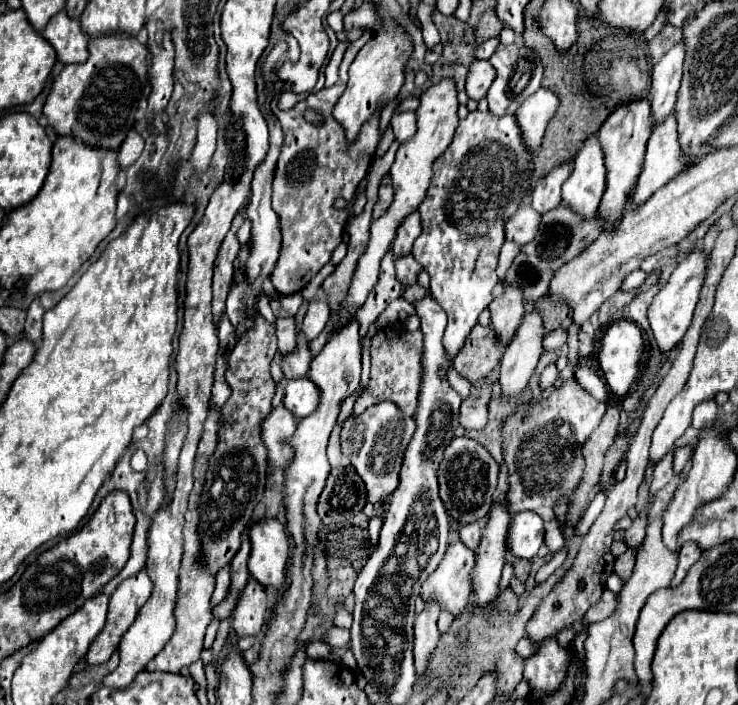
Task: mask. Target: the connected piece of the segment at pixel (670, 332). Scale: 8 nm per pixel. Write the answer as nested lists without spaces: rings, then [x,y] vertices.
[[[693,248],[689,252],[689,256],[675,268],[669,282],[653,298],[653,302],[649,306],[649,324],[651,324],[653,336],[655,336],[657,348],[663,354],[669,354],[681,342],[683,334],[687,332],[691,318],[693,318],[693,310],[699,300],[699,290],[701,290],[703,278],[705,278],[705,254],[701,248]]]

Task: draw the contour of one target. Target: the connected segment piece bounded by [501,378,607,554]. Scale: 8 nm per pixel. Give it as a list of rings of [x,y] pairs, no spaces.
[[[575,378],[563,380],[555,390],[535,406],[521,404],[501,428],[503,456],[507,464],[507,506],[511,514],[531,510],[543,518],[545,546],[551,554],[565,544],[563,528],[555,518],[555,502],[559,498],[573,498],[583,474],[583,442],[599,426],[607,404],[595,400],[583,390]]]

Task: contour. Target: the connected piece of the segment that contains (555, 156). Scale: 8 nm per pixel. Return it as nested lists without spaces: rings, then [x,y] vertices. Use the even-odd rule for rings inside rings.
[[[583,16],[579,18],[579,40],[575,42],[575,46],[571,46],[567,54],[559,54],[555,46],[551,44],[551,40],[543,38],[543,34],[539,32],[541,32],[539,26],[531,26],[531,24],[525,26],[523,42],[529,50],[535,50],[535,54],[539,54],[545,66],[541,86],[547,90],[553,90],[553,94],[561,102],[557,114],[549,120],[549,126],[543,136],[543,144],[533,160],[535,176],[543,178],[555,166],[563,164],[569,158],[575,158],[585,138],[591,134],[597,134],[605,118],[619,104],[623,102],[627,104],[627,102],[645,98],[649,94],[653,62],[659,62],[659,58],[663,58],[663,54],[671,46],[683,40],[683,30],[667,24],[649,42],[649,48],[647,48],[647,40],[641,34],[625,36],[625,30],[609,28],[609,26],[599,24],[597,20],[591,22],[591,18]],[[575,100],[577,100],[577,112],[575,112]]]

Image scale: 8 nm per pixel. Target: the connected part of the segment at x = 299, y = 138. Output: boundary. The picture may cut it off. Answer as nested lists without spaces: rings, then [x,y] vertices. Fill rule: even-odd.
[[[365,32],[359,40],[351,42],[343,62],[339,66],[339,80],[333,88],[323,88],[319,92],[311,92],[307,96],[307,100],[297,102],[291,110],[283,112],[285,122],[281,122],[283,132],[285,132],[285,144],[277,162],[277,170],[275,170],[275,180],[273,180],[273,208],[281,220],[281,234],[283,234],[283,246],[281,246],[281,256],[277,260],[277,266],[271,274],[271,282],[277,288],[279,294],[289,296],[295,294],[299,290],[303,290],[307,286],[307,282],[331,260],[333,250],[341,244],[343,240],[343,232],[345,232],[345,224],[347,224],[347,210],[335,210],[333,202],[335,198],[345,198],[347,202],[351,202],[351,198],[355,196],[355,190],[359,186],[359,182],[365,178],[373,158],[375,158],[375,150],[379,144],[379,114],[375,114],[375,118],[371,118],[371,122],[367,122],[367,126],[363,126],[363,130],[359,132],[359,138],[355,138],[355,146],[347,146],[347,138],[343,138],[343,126],[339,126],[339,122],[335,122],[333,118],[333,108],[335,102],[341,98],[345,86],[347,86],[347,68],[353,62],[355,54],[371,40],[371,34]],[[305,108],[313,108],[317,112],[323,112],[325,124],[323,126],[311,126],[305,118],[303,112]]]

